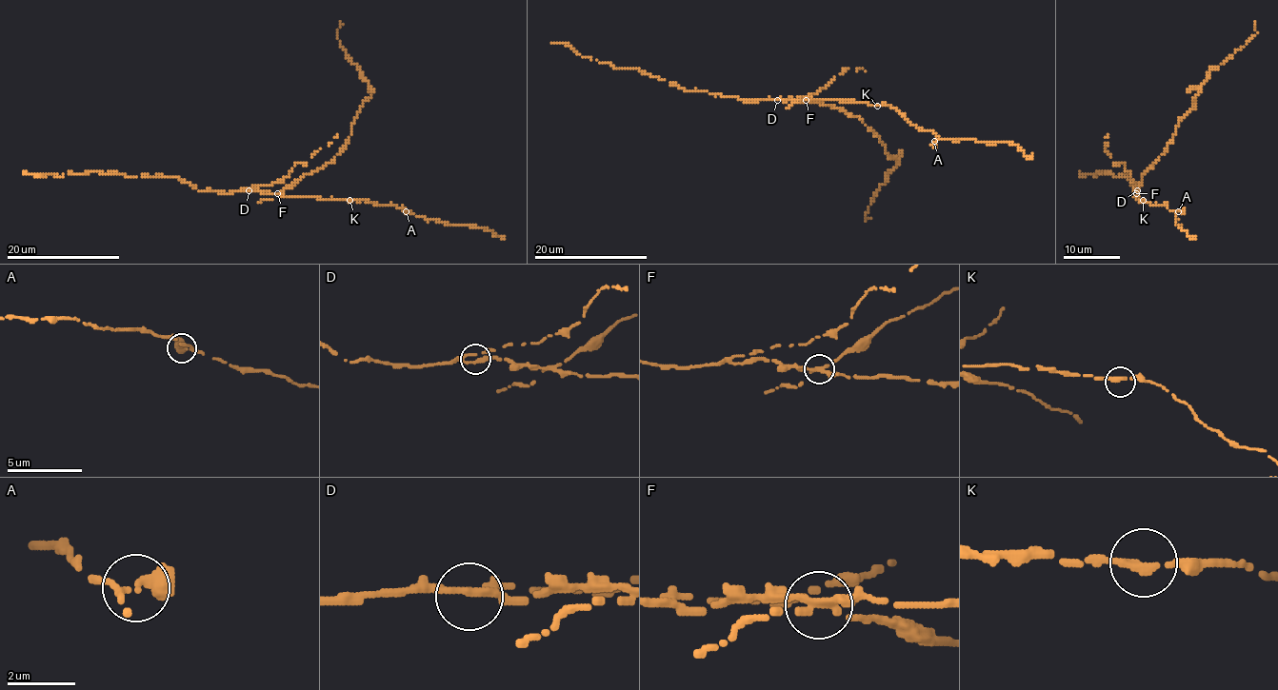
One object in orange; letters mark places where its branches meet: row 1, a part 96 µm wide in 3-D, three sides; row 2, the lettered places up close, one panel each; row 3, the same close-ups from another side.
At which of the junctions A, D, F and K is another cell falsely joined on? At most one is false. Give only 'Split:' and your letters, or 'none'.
Split: F

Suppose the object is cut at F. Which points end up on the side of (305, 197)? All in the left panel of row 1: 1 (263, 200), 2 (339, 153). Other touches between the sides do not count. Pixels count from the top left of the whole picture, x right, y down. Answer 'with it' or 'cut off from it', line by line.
1: cut off from it
2: cut off from it

